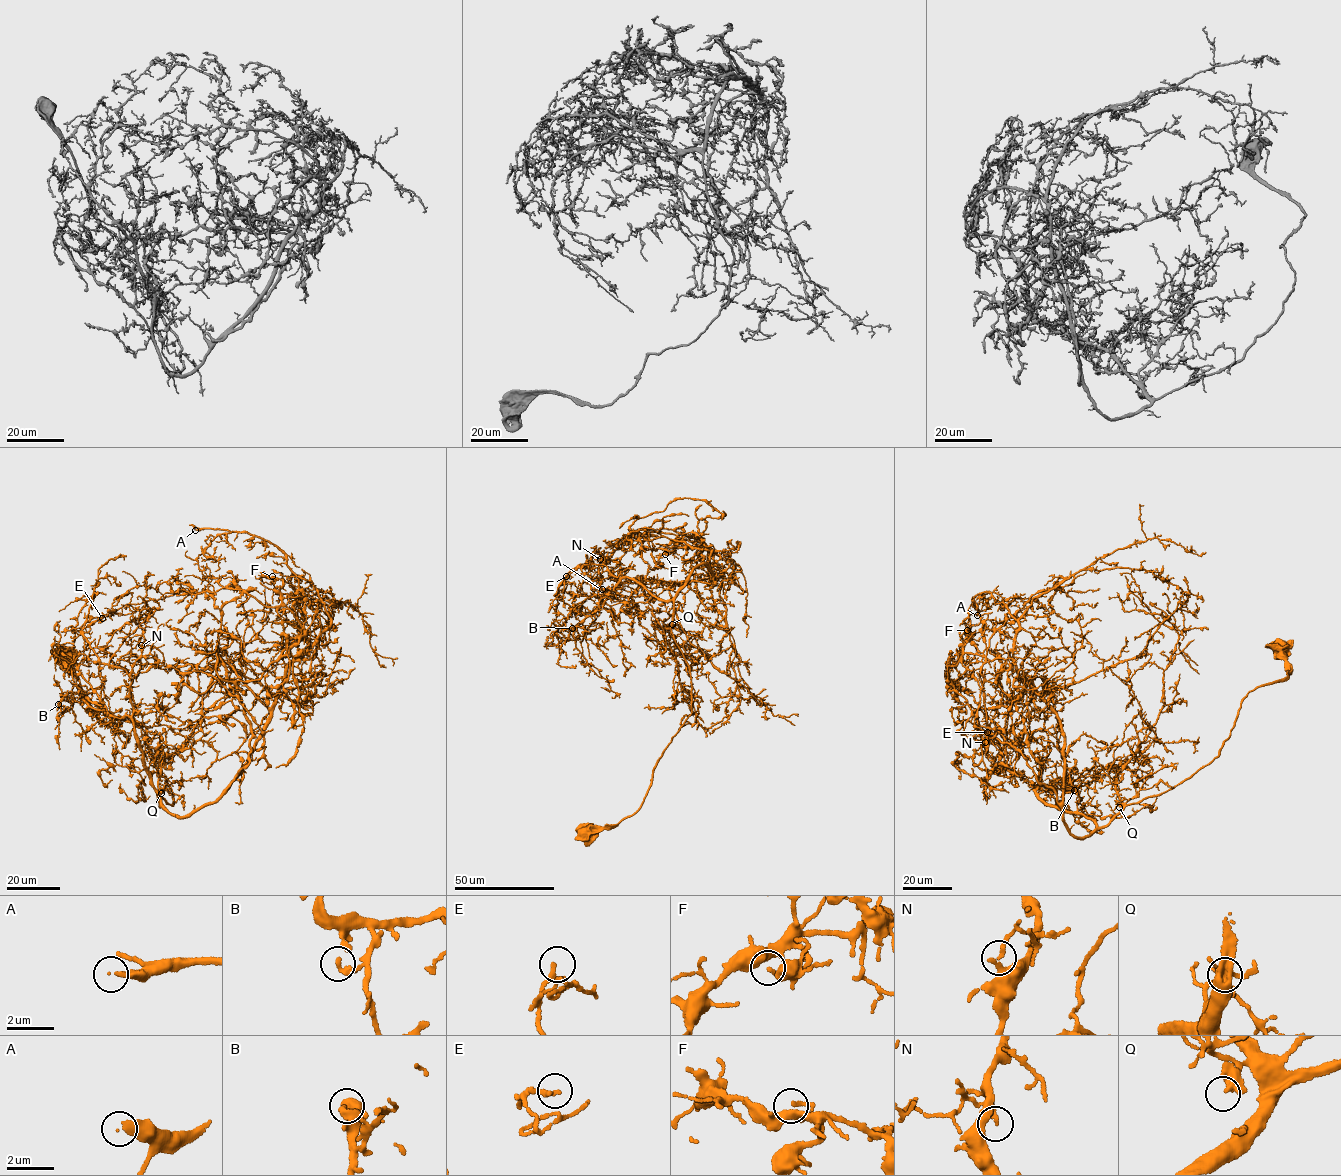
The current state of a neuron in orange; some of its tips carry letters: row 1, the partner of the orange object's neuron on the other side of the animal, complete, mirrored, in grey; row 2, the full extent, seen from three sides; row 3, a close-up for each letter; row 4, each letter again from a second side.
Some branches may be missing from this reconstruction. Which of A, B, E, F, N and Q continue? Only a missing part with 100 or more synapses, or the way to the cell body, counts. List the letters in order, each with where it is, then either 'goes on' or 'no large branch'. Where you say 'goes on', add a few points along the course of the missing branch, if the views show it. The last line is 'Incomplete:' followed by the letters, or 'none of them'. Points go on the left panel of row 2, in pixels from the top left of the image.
A: (195, 530) | goes on | (195, 530), (177, 531), (150, 551), (128, 558), (124, 568), (106, 578)
B: (58, 704) | no large branch
E: (102, 618) | no large branch
F: (272, 576) | no large branch
N: (141, 645) | no large branch
Q: (161, 793) | no large branch
Incomplete: A

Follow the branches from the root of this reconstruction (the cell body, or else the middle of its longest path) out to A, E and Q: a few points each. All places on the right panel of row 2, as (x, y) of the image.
A: (1278, 647), (1292, 671), (1248, 693), (1219, 755), (1078, 837), (1018, 620), (985, 592), (977, 615)
E: (1278, 647), (1292, 671), (1248, 693), (1219, 755), (1100, 827), (994, 771), (1004, 738), (987, 732)
Q: (1278, 647), (1284, 644), (1287, 667), (1292, 671), (1248, 693), (1219, 755), (1168, 790), (1119, 807)

